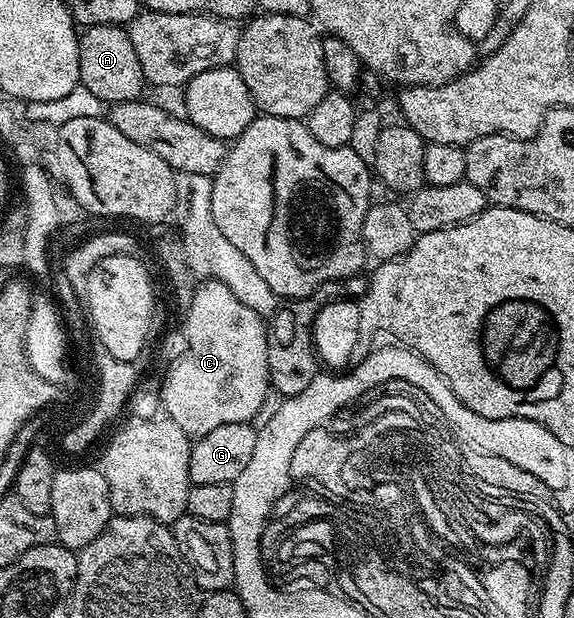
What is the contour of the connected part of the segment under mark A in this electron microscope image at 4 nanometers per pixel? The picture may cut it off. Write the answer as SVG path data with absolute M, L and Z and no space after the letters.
M92 24L82 29L79 38L79 83L107 106L140 99L145 81L141 61L129 42L126 27L118 24Z

